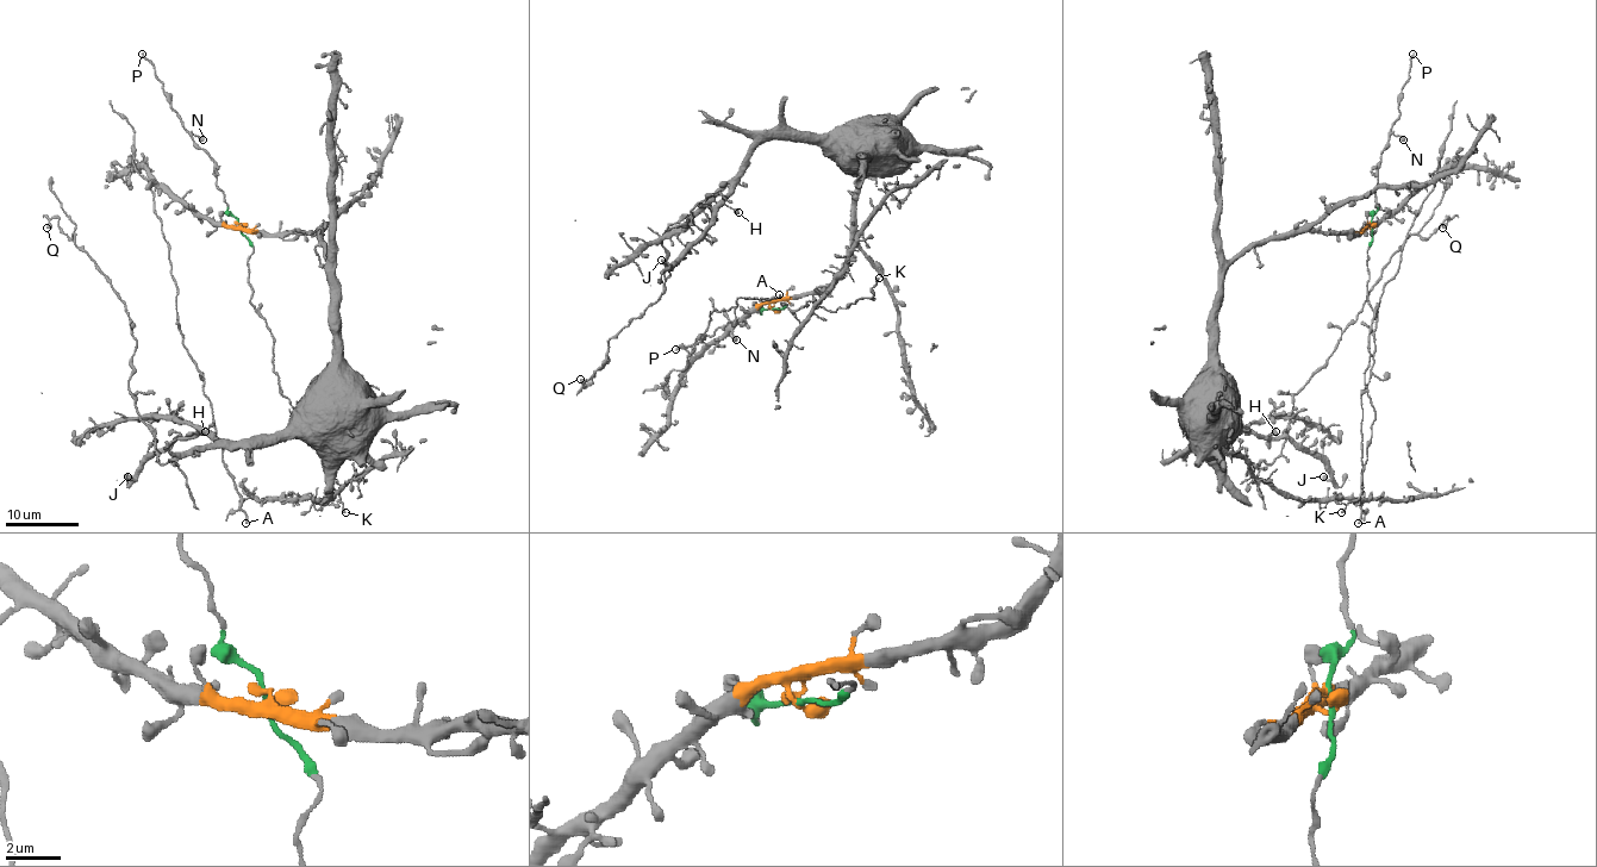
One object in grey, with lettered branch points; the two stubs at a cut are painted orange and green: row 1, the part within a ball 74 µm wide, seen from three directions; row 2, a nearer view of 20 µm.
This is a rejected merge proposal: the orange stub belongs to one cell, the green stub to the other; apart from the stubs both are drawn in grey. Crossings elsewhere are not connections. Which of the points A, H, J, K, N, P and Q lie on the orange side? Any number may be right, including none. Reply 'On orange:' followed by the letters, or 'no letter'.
On orange: A, H, J, Q

